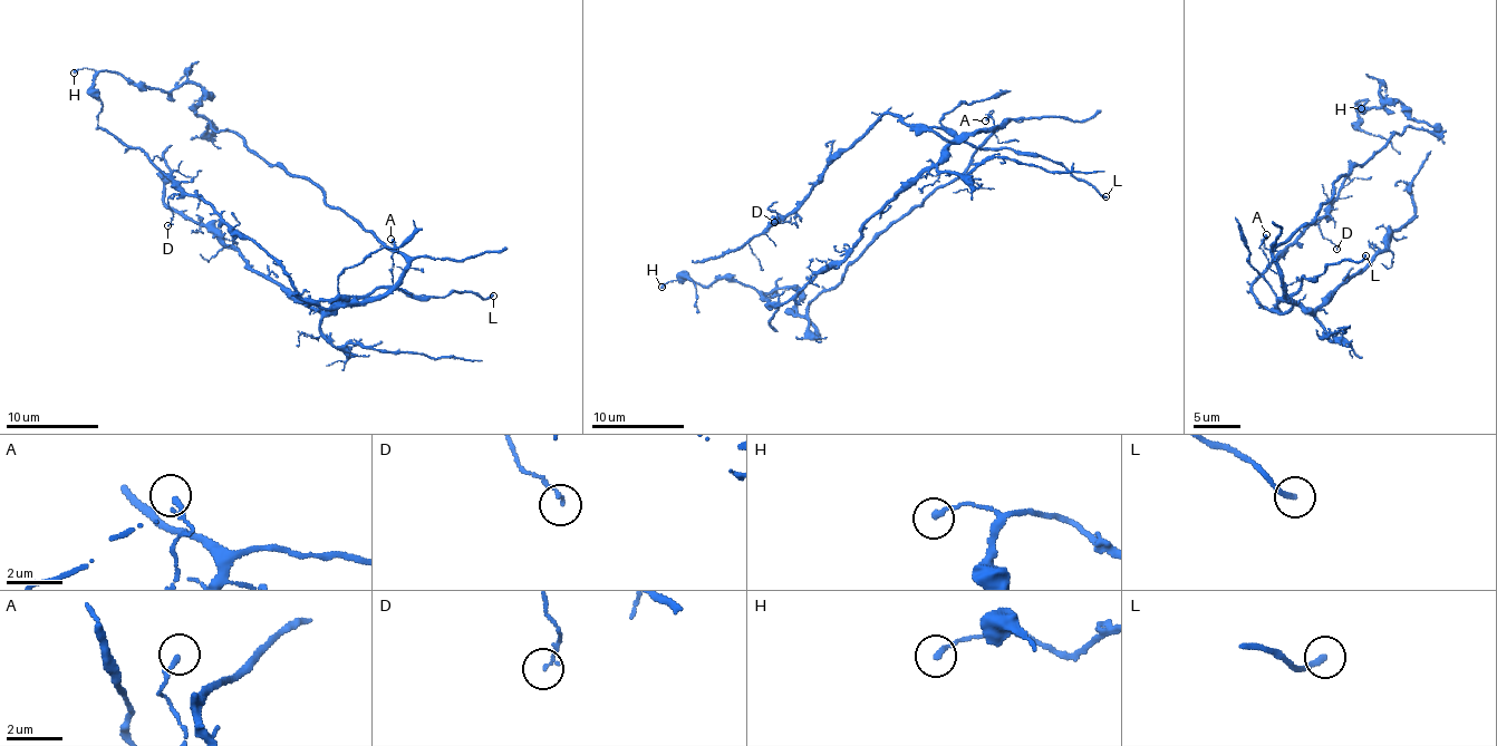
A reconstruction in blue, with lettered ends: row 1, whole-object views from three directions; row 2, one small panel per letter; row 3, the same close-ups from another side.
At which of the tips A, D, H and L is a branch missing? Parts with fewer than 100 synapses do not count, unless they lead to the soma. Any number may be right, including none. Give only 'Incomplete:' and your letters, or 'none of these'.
Incomplete: none of these

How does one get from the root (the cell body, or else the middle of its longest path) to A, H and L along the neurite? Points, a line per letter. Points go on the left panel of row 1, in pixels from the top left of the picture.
A: (359, 224), (404, 257), (406, 270), (396, 282), (392, 279), (392, 254), (396, 244), (390, 239)
H: (359, 224), (239, 135), (206, 131), (198, 85), (163, 91), (118, 74), (74, 73)
L: (359, 224), (404, 257), (406, 270), (386, 292), (359, 302), (392, 286), (409, 294), (493, 296)

